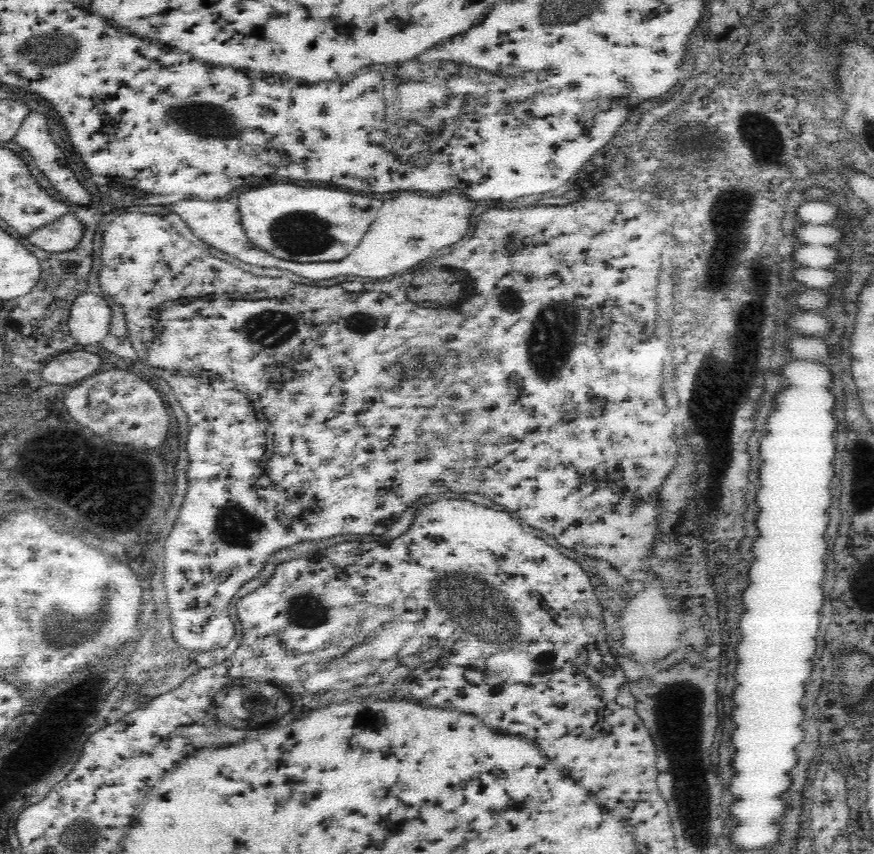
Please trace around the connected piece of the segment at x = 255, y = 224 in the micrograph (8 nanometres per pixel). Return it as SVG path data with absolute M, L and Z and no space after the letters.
M292 184L262 186L236 198L240 224L254 246L290 262L332 262L342 260L364 238L378 210L380 200L354 196L326 188L298 188Z

